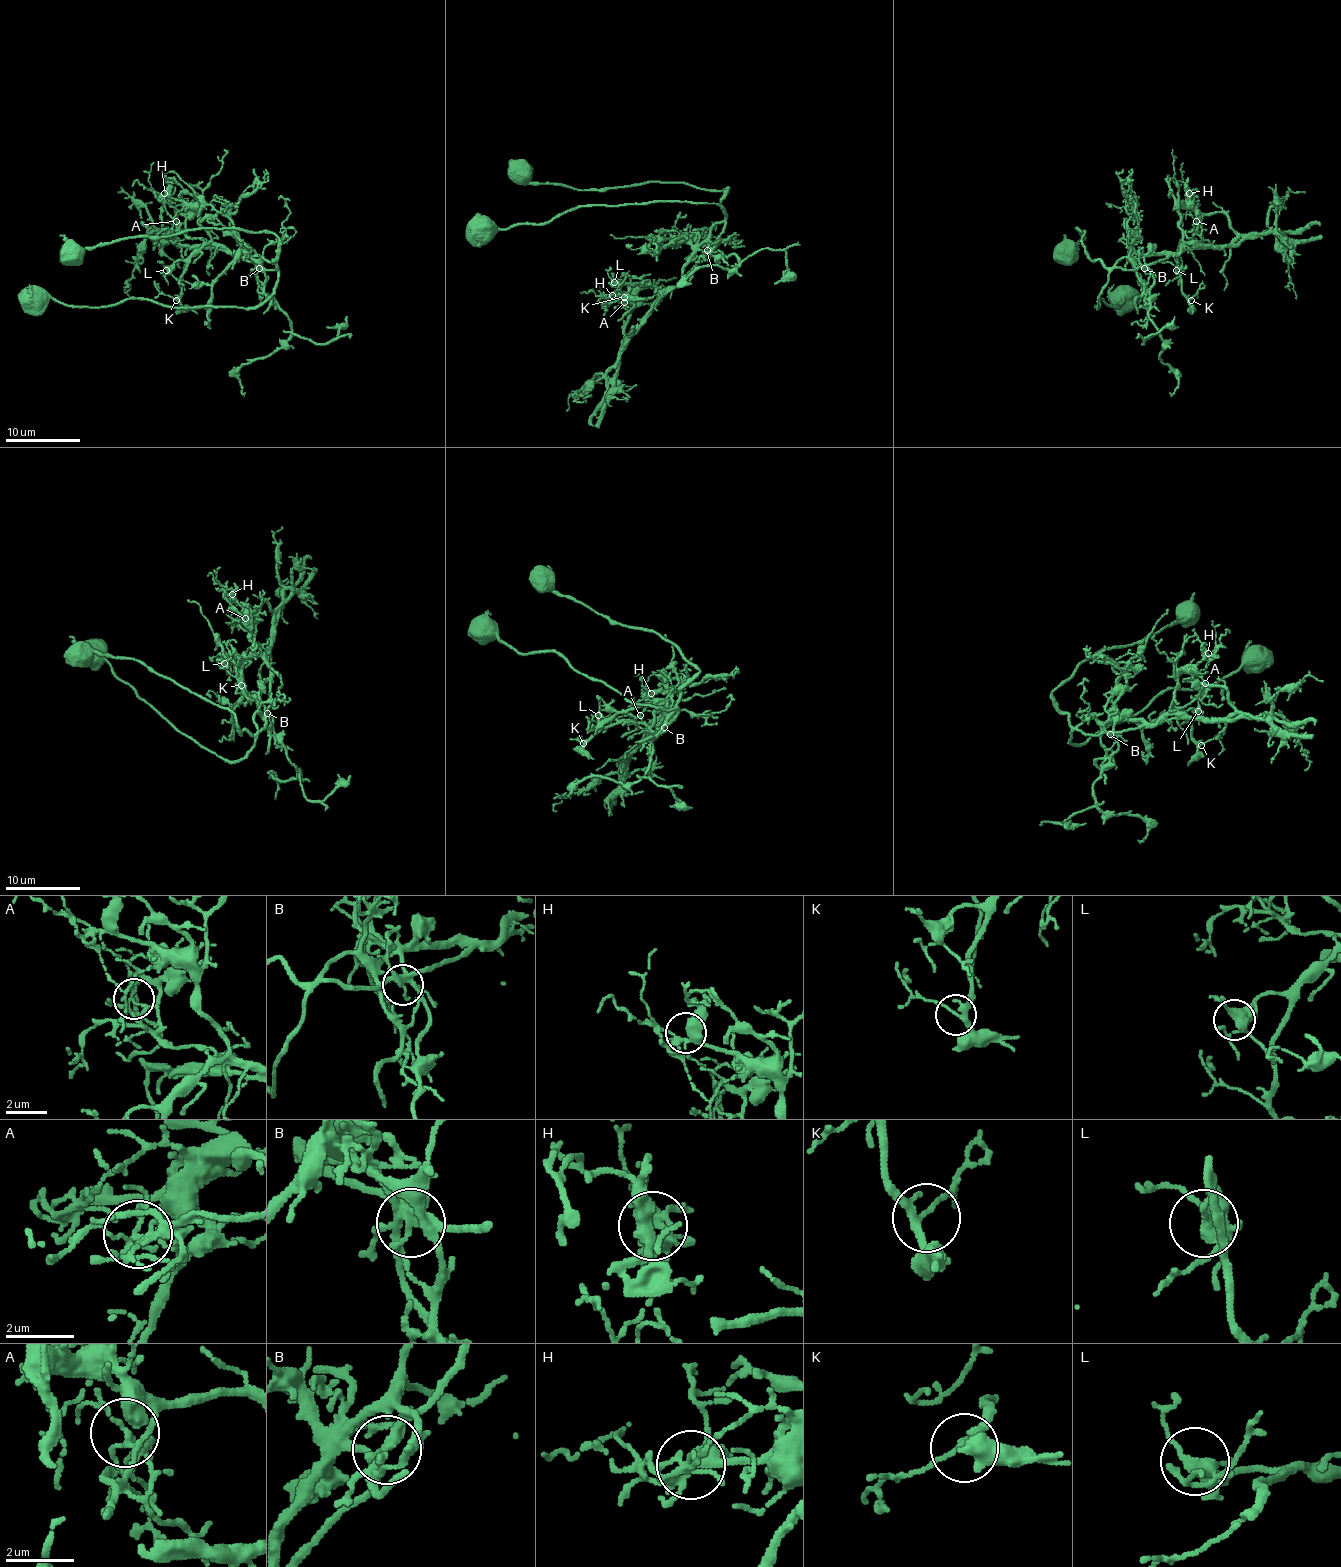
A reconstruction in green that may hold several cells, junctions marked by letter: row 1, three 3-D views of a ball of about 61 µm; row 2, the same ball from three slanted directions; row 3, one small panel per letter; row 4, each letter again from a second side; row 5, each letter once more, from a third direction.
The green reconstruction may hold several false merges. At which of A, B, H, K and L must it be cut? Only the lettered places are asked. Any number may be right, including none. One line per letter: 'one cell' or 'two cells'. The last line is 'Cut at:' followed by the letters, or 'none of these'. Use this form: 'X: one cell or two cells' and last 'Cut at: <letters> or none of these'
A: two cells
B: two cells
H: one cell
K: one cell
L: one cell
Cut at: A, B

